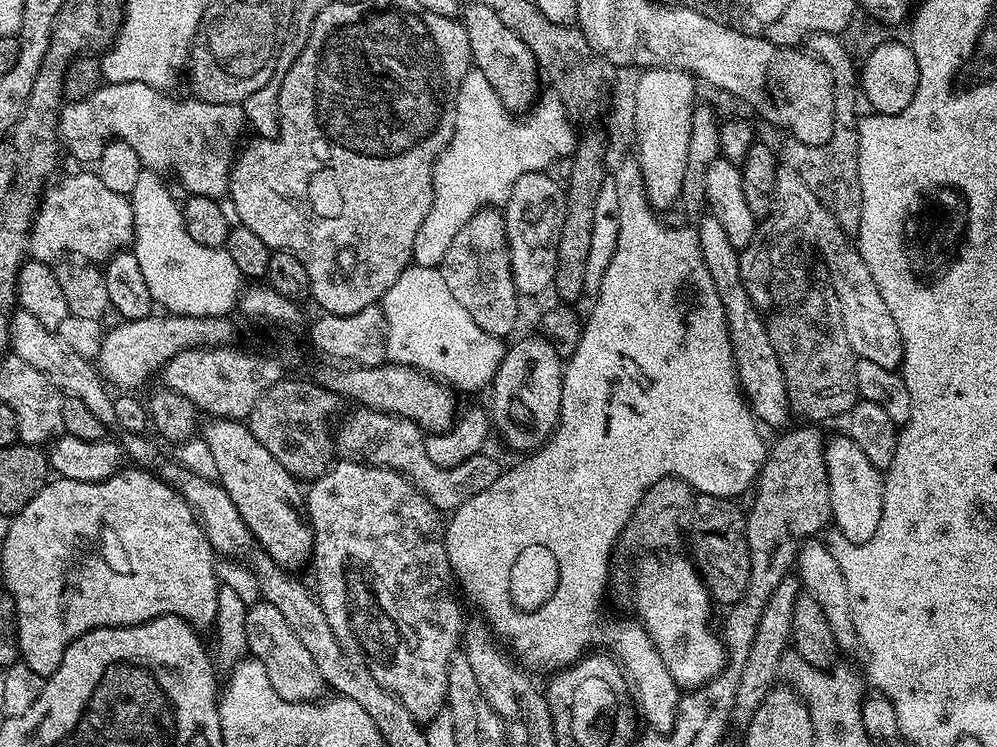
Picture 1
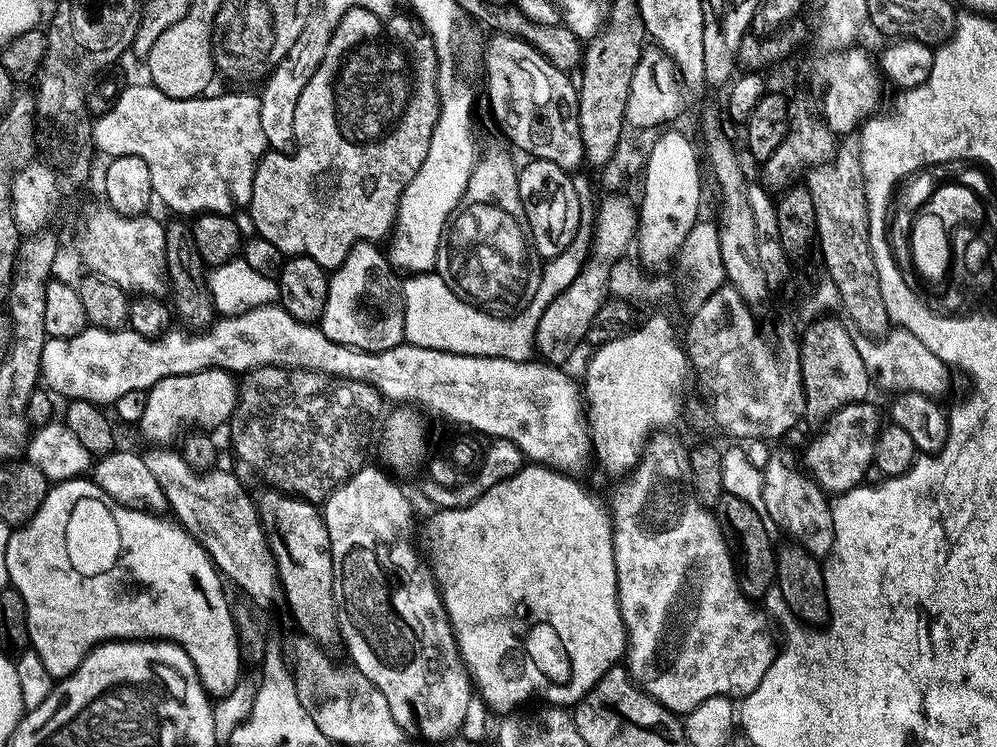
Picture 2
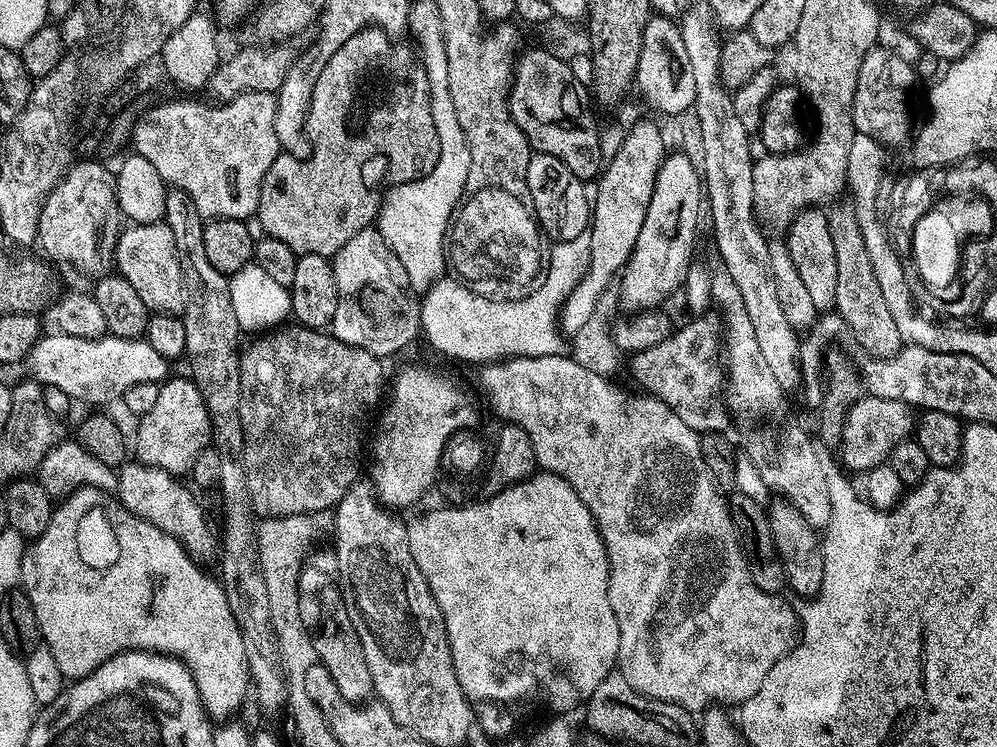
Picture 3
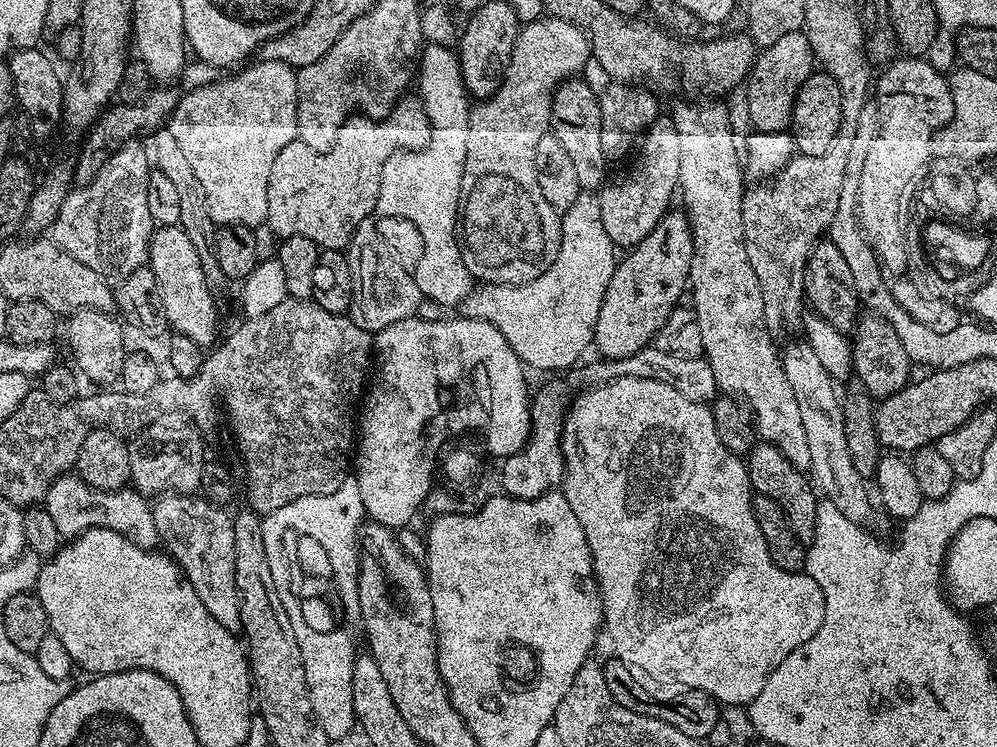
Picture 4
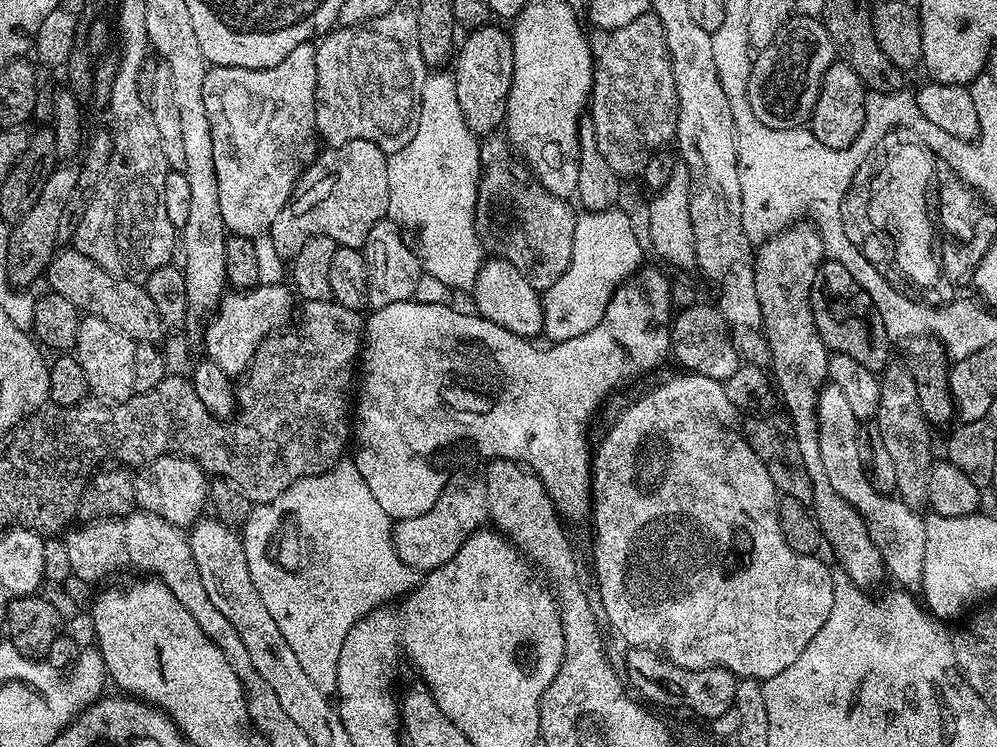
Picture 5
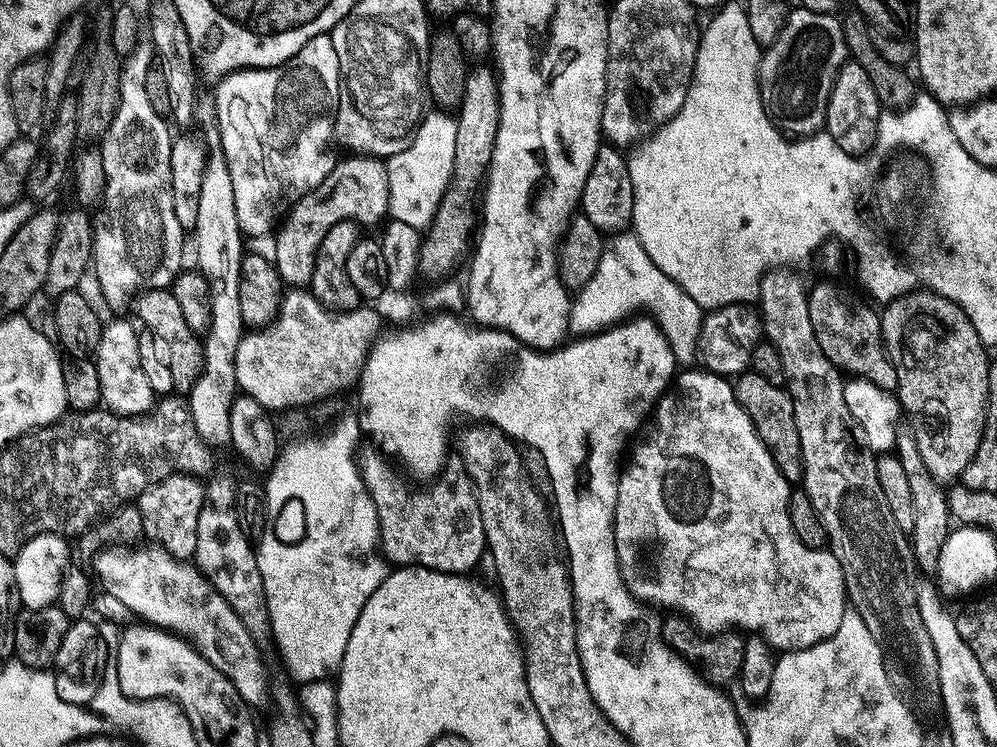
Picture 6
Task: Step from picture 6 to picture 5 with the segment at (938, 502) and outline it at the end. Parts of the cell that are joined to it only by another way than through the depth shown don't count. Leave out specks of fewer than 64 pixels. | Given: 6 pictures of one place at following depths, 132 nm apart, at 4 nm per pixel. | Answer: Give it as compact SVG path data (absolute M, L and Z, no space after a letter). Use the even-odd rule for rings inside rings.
M892 362L884 369L879 381L880 397L878 398L878 410L874 417L874 427L878 430L878 434L882 434L882 442L886 445L886 450L890 450L890 458L894 462L895 495L903 500L906 506L910 506L913 510L920 510L928 503L928 483L934 455L932 456L932 436L928 433L930 425L920 405L916 379L912 377L912 371L908 369L907 363Z

